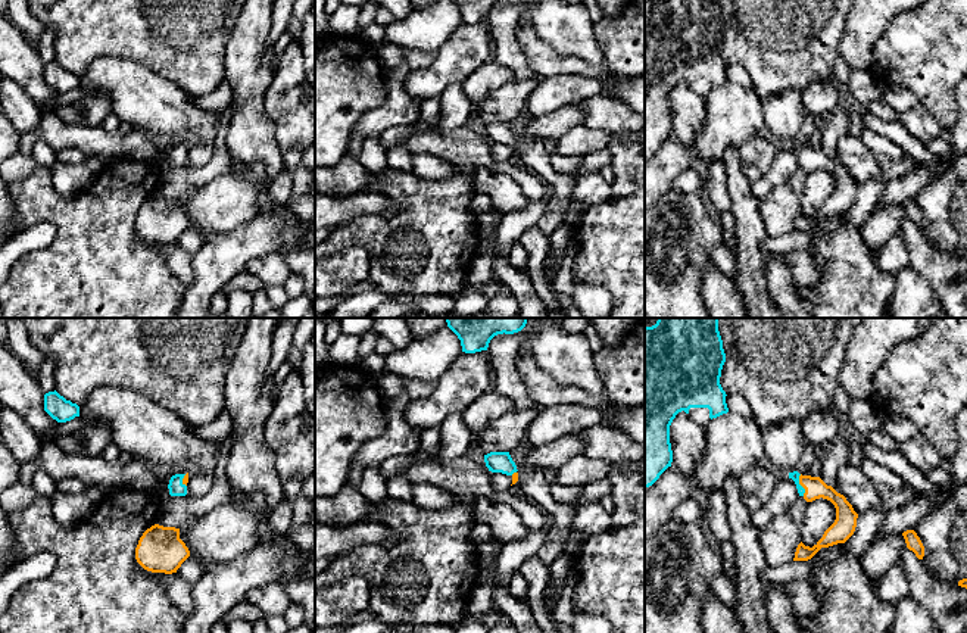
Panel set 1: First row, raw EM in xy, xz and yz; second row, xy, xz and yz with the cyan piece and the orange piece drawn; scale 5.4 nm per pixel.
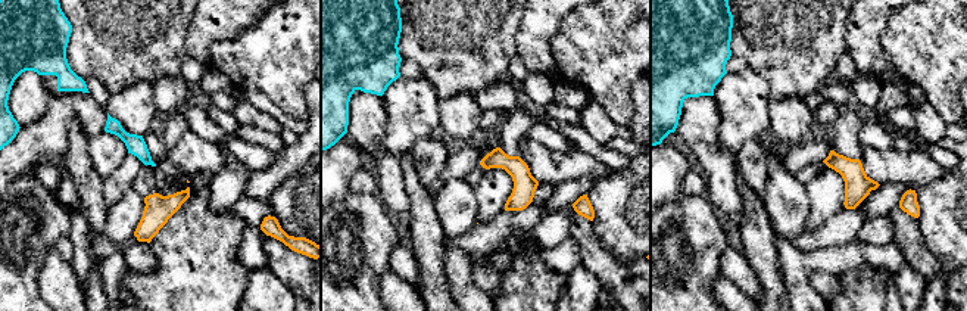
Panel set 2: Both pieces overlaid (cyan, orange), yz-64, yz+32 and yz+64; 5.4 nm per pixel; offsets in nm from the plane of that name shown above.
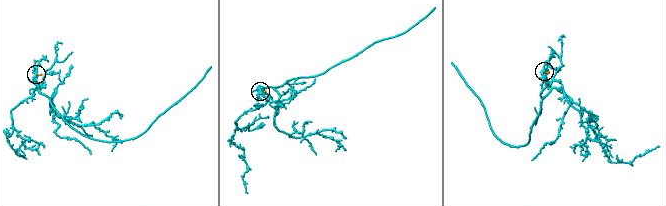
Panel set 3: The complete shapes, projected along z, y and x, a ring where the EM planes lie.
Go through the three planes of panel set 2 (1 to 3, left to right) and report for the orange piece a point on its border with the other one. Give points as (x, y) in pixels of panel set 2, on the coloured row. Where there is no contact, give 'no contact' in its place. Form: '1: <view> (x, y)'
1: no contact
2: no contact
3: no contact

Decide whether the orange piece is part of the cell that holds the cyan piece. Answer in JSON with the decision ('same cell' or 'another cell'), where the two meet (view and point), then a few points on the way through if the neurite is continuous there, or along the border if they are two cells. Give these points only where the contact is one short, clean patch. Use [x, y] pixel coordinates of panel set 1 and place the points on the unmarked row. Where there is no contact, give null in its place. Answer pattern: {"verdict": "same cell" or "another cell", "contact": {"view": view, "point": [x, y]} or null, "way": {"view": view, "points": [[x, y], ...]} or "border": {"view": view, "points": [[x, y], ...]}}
{"verdict": "same cell", "contact": {"view": "yz", "point": [799, 155]}, "way": {"view": "yz", "points": [[795, 146], [799, 155], [814, 158]]}}

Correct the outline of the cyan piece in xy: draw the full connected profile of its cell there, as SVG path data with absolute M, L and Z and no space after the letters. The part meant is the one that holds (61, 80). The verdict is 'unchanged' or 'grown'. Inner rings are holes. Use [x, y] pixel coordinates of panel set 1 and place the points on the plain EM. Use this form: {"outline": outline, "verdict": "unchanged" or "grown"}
{"outline": "M56 60L44 65L44 81L57 93L66 93L79 87L79 77L66 71Z", "verdict": "unchanged"}

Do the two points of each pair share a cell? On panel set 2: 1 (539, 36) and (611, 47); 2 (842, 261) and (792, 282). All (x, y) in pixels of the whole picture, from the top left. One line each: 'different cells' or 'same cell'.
1: different cells
2: same cell

